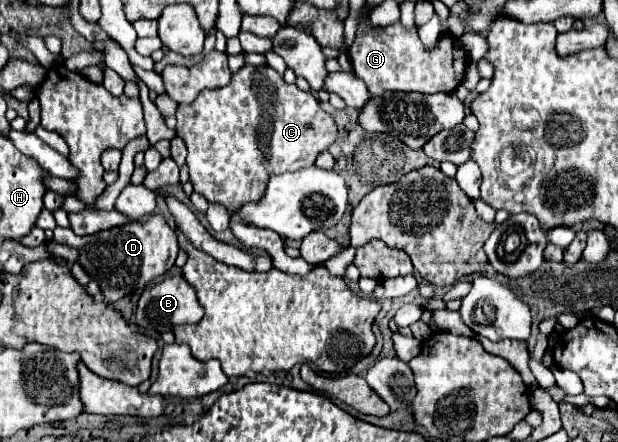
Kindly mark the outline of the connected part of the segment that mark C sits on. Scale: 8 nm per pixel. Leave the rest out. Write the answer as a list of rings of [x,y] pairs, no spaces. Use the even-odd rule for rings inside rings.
[[[243,66],[233,74],[231,82],[219,90],[203,90],[199,98],[189,106],[177,108],[177,136],[187,144],[187,166],[195,192],[203,194],[209,202],[223,204],[231,214],[235,206],[259,198],[263,194],[263,182],[269,174],[295,172],[313,166],[315,158],[327,150],[337,138],[337,126],[333,118],[319,106],[311,92],[301,92],[297,86],[285,84],[285,80],[269,66]]]

